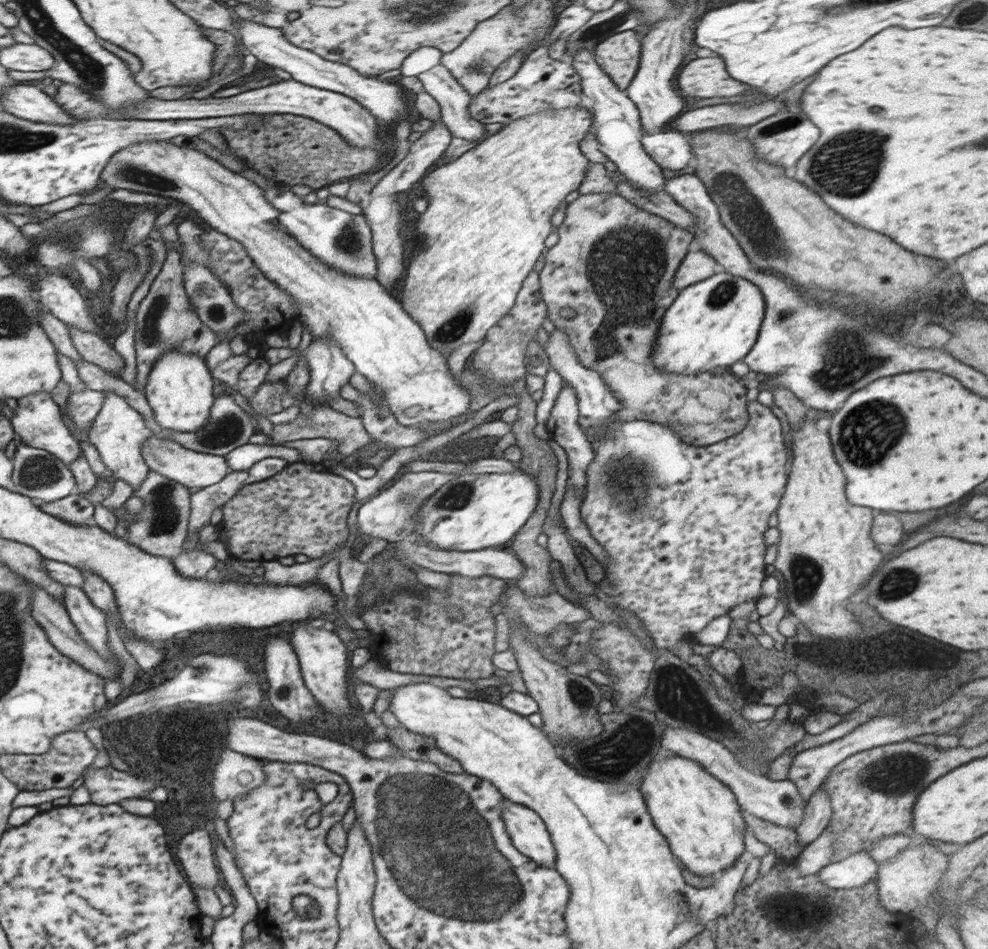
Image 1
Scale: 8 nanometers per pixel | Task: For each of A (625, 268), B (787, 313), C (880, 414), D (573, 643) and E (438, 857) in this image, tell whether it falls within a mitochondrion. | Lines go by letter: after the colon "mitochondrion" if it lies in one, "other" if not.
A: mitochondrion
B: mitochondrion
C: mitochondrion
D: other
E: mitochondrion

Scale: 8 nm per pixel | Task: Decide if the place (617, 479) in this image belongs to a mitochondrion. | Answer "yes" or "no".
yes

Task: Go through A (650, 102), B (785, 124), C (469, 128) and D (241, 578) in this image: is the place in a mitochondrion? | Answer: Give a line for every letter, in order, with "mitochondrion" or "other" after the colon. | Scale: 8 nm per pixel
A: other
B: other
C: other
D: other

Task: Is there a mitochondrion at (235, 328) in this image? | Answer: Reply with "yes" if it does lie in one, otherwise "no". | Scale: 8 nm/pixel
no

